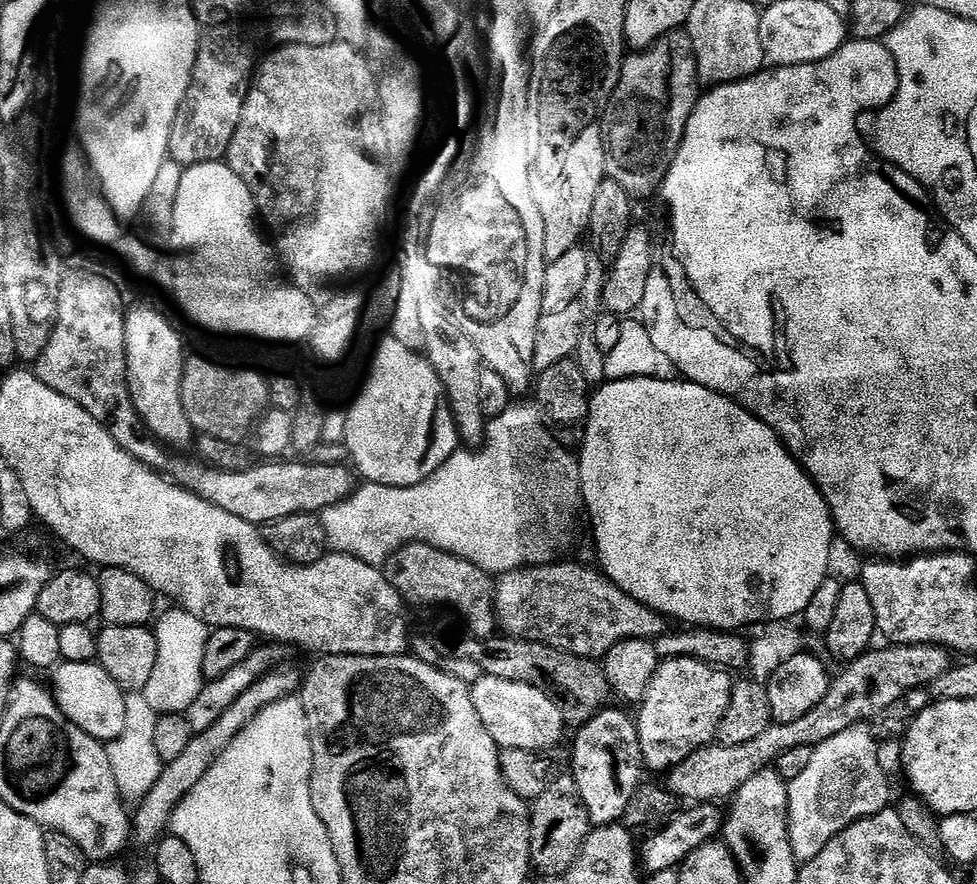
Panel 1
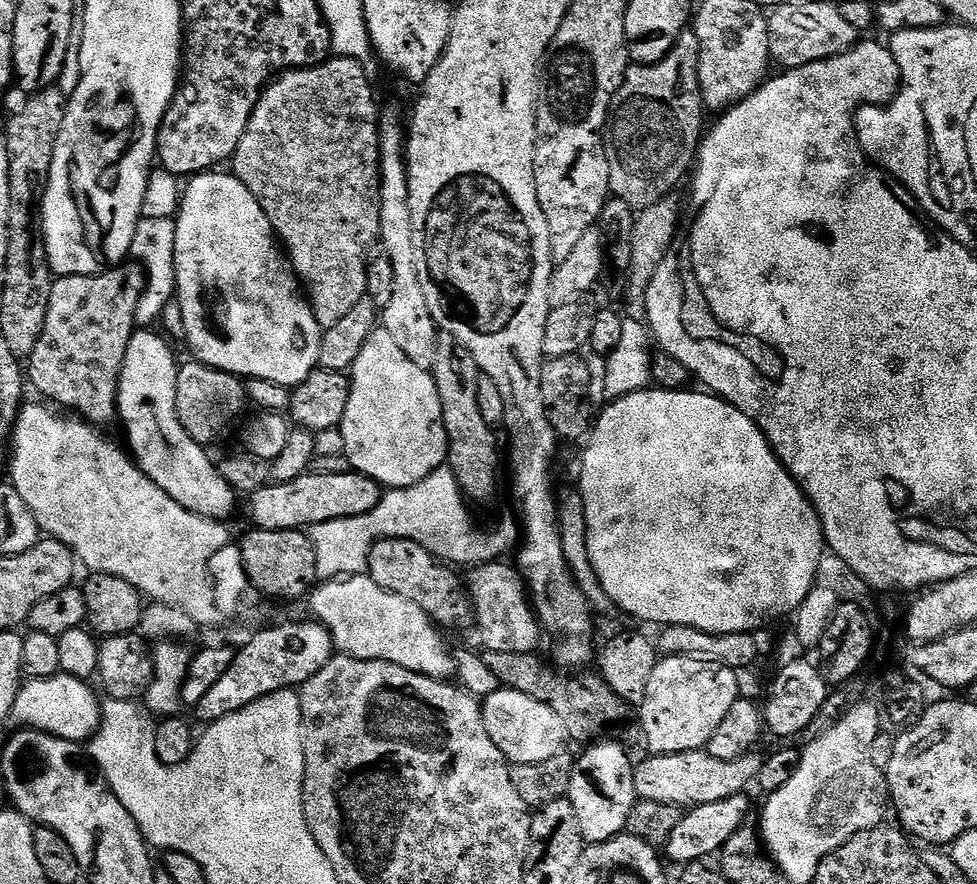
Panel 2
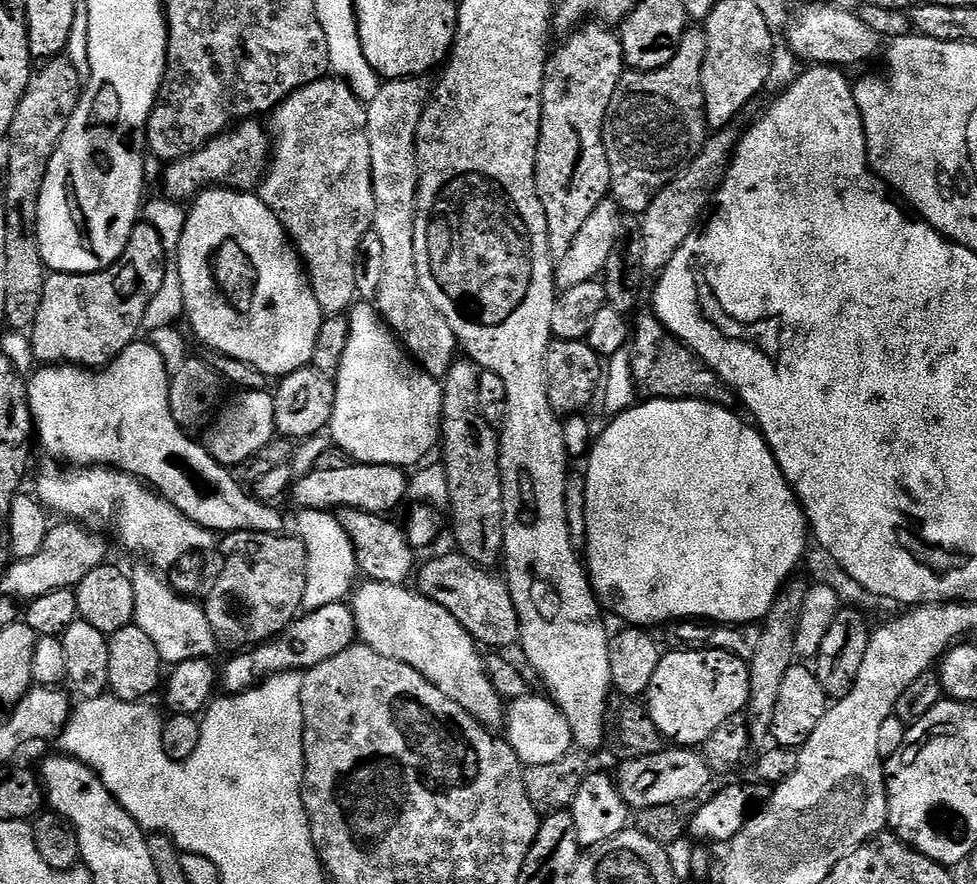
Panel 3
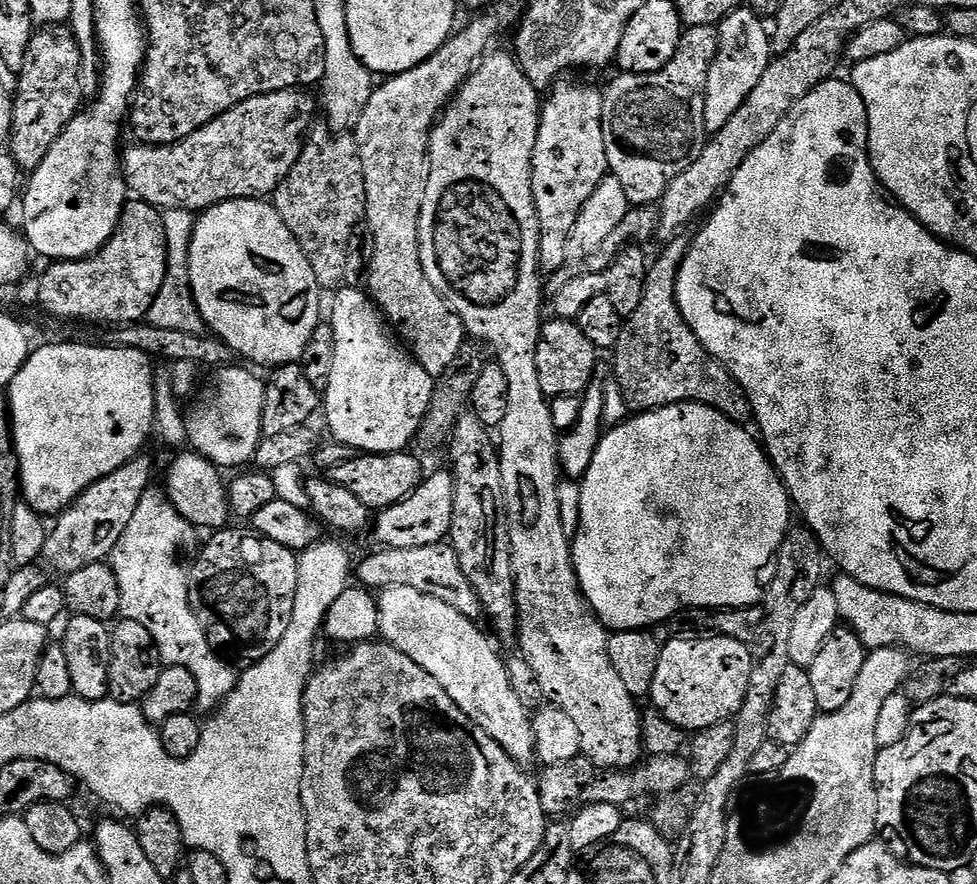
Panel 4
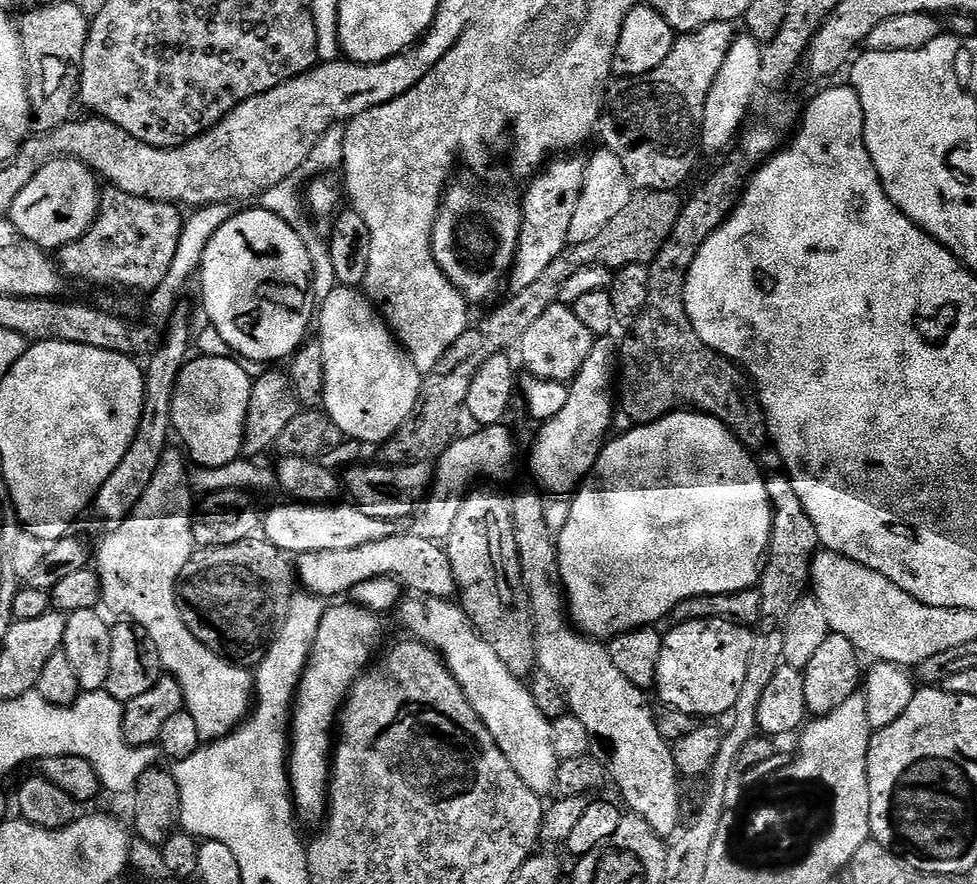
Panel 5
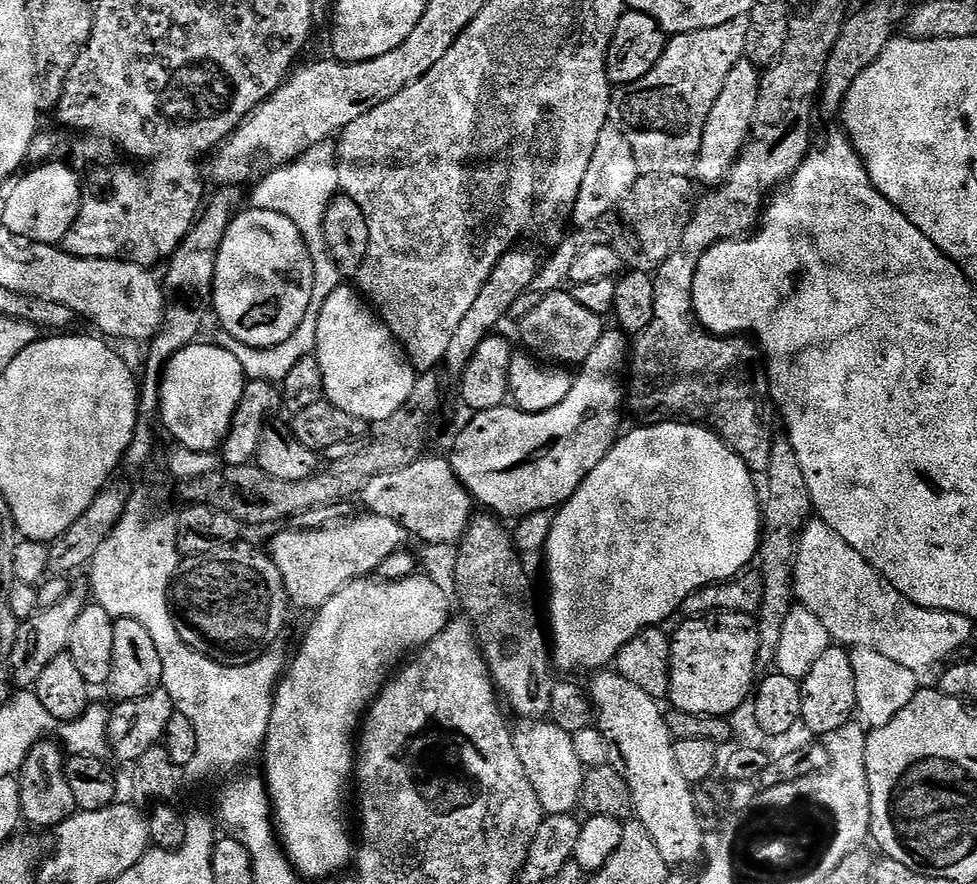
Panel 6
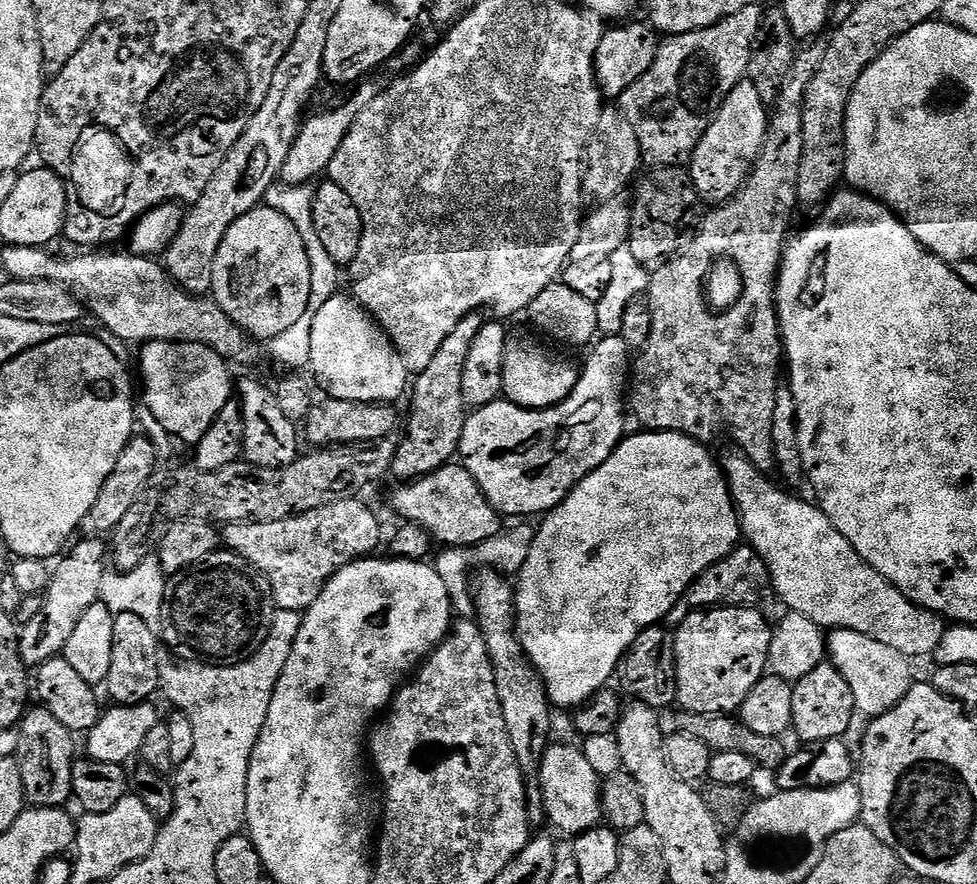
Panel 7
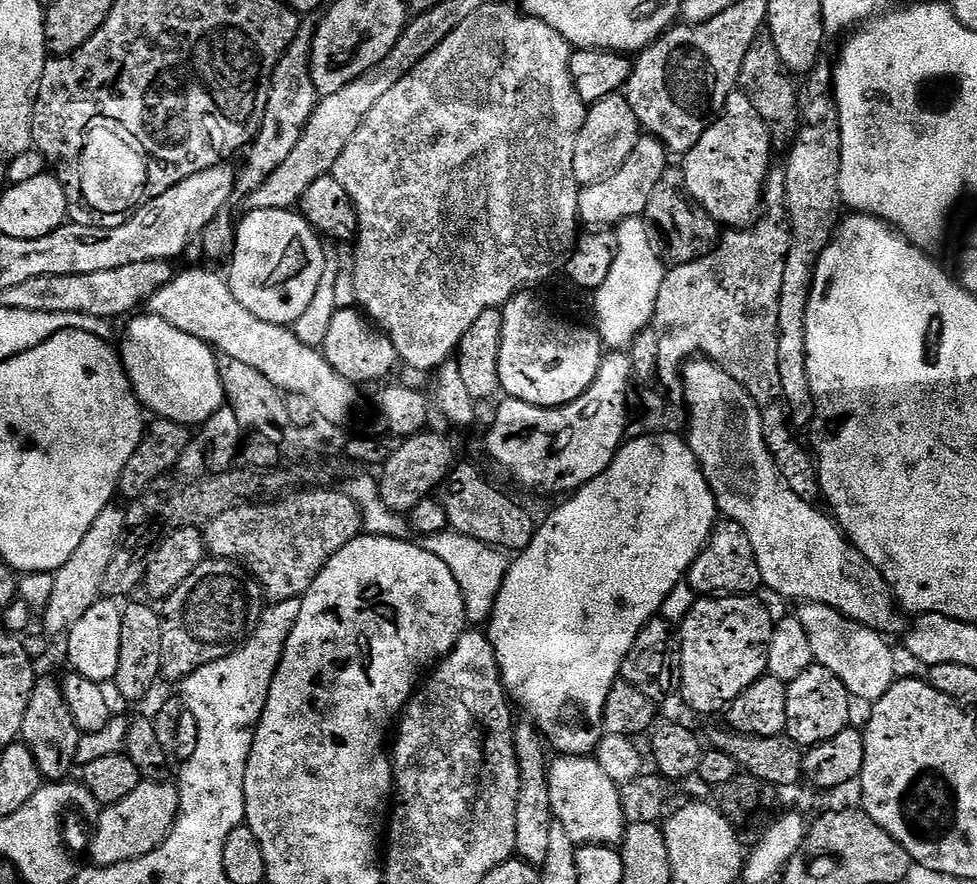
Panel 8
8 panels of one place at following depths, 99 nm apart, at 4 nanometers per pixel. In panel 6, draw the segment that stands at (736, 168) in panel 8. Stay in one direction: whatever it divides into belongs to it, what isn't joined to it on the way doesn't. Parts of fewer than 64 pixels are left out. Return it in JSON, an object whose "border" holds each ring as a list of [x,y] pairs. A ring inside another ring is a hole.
{"border":[[[748,59],[739,60],[730,70],[726,78],[726,86],[722,86],[722,94],[718,94],[718,102],[714,102],[714,110],[710,110],[710,118],[706,118],[706,130],[702,130],[702,146],[696,159],[694,176],[704,186],[715,186],[727,178],[732,164],[739,158],[744,143],[748,141],[748,131],[754,118],[754,106],[758,102],[761,69],[755,68]]]}

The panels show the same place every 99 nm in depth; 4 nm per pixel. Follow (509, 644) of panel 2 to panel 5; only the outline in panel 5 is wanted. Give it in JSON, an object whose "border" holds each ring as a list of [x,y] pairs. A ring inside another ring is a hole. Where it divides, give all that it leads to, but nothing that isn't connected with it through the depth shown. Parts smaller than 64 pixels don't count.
{"border":[[[397,534],[381,541],[366,542],[354,550],[322,550],[297,555],[294,560],[294,572],[304,583],[305,593],[329,598],[343,597],[360,582],[371,579],[392,577],[400,582],[405,589],[413,588],[413,593],[433,600],[448,600],[457,595],[454,582],[454,570],[450,570],[450,558],[447,551],[437,541]]]}

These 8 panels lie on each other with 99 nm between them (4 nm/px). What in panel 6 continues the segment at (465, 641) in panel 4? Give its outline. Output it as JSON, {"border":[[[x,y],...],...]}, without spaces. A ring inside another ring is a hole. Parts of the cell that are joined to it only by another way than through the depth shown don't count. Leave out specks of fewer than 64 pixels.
{"border":[[[532,722],[520,727],[524,728],[515,729],[512,745],[516,747],[516,753],[522,762],[522,770],[526,770],[526,778],[530,778],[530,786],[534,786],[534,794],[538,794],[538,802],[549,816],[572,812],[580,803],[580,786],[586,771],[584,765],[580,763],[578,754],[574,754],[572,733],[551,722]]]}

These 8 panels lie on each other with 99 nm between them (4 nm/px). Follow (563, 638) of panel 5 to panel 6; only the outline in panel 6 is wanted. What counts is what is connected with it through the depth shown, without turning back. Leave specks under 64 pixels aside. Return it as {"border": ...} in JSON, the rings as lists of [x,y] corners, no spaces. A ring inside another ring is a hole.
{"border":[[[600,670],[593,676],[596,677],[592,680],[592,688],[590,687],[590,699],[594,709],[594,724],[606,742],[608,763],[622,774],[622,778],[630,786],[635,819],[642,821],[646,830],[650,830],[650,838],[654,838],[658,854],[662,854],[669,866],[694,863],[704,852],[704,832],[700,829],[702,818],[694,806],[693,785],[682,778],[682,773],[674,762],[674,741],[664,721],[661,705],[650,698],[646,690],[638,690],[634,682],[626,682],[626,678],[619,676],[615,670]]]}

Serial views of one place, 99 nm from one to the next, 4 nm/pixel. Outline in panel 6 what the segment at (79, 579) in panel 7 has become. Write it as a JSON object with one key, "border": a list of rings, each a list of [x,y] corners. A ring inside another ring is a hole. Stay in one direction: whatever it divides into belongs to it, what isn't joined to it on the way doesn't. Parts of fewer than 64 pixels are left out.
{"border":[[[73,587],[58,602],[49,608],[40,608],[29,620],[23,621],[16,629],[12,647],[12,683],[21,689],[31,689],[42,678],[42,670],[54,662],[54,658],[65,655],[68,651],[70,634],[77,631],[80,615],[84,612],[84,603],[89,603],[87,591]]]}

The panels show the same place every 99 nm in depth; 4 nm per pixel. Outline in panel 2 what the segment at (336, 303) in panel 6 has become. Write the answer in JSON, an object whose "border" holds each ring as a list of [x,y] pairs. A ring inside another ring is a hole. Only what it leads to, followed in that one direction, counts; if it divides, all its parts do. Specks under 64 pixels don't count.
{"border":[[[377,326],[362,354],[350,370],[350,402],[346,402],[346,414],[340,423],[340,432],[345,439],[343,455],[355,471],[376,480],[385,489],[409,488],[434,470],[445,467],[448,458],[448,435],[442,418],[442,402],[438,398],[438,386],[431,371],[406,358],[398,342],[382,326]]]}

